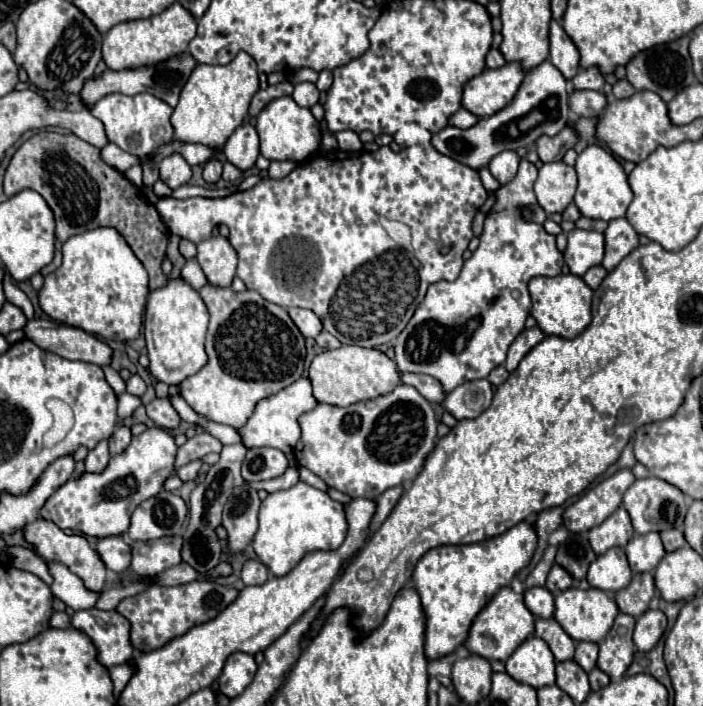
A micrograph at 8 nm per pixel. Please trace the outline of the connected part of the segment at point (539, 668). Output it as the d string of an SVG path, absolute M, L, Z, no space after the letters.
M535 635L527 637L505 665L515 681L533 689L555 683L555 659L551 657L551 649L547 649L547 643Z

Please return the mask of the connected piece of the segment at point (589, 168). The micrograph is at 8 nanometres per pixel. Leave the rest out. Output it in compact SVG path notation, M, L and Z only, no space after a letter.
M599 145L587 147L583 153L579 153L577 163L575 163L575 171L579 177L575 205L579 207L583 217L603 219L603 221L625 217L625 211L627 211L629 203L633 201L633 193L627 183L627 175L623 171L623 167L617 163L617 159L609 151L605 151Z

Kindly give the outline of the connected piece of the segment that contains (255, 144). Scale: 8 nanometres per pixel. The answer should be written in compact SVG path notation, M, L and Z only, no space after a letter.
M245 121L241 127L233 131L233 135L227 139L223 147L223 155L239 169L247 171L255 165L255 159L259 157L259 135L255 127Z

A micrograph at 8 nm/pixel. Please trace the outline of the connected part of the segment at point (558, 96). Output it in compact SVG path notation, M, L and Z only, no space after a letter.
M547 59L525 75L515 99L507 107L503 107L493 117L479 119L479 123L471 129L455 129L449 125L447 129L433 135L433 145L439 149L439 153L447 153L463 165L481 169L487 165L487 161L491 161L491 157L495 157L495 153L505 149L515 151L519 147L533 147L543 133L559 133L559 129L563 129L569 119L567 97L569 93L565 77Z

